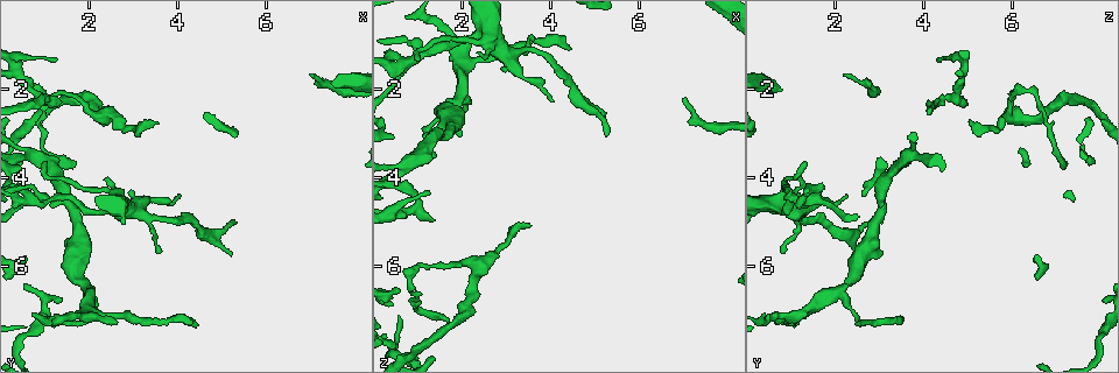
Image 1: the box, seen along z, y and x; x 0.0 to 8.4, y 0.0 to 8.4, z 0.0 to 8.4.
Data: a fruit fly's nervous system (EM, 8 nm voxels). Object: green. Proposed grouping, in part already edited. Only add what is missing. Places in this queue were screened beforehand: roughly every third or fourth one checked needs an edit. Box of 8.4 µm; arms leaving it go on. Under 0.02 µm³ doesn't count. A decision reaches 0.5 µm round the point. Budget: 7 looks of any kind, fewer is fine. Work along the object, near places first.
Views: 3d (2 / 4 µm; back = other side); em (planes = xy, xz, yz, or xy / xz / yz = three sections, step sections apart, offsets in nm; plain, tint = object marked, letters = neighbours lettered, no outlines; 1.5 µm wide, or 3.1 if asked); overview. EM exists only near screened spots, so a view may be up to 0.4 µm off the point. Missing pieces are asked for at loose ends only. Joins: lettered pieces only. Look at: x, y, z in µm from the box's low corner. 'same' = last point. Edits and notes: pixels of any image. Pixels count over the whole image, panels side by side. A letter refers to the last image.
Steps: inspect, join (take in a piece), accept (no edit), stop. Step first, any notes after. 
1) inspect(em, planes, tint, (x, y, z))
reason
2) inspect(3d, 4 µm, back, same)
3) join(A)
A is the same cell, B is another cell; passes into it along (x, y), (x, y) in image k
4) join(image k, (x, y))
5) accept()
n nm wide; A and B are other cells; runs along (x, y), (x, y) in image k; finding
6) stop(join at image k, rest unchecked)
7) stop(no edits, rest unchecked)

inspect(em, xz, step 8, letters, (2.40, 4.00, 1.25))
thick end

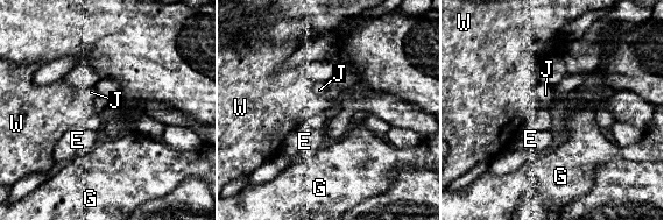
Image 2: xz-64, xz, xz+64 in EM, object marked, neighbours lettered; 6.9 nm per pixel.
inspect(em, planes, letters, same)

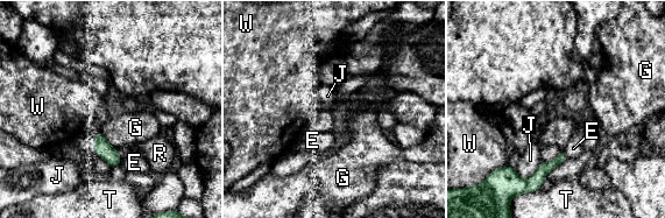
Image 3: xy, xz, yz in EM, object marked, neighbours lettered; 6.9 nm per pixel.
accept()
J touches over 200 nm; E, G, J, R, T and W are other cells; runs along (563, 156), (532, 182), (507, 169) in image 3; none of them fits

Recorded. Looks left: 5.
inspect(em, planes, letters, (2.60, 7.30, 0.75))
an open end

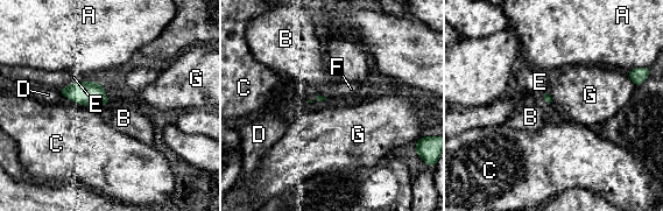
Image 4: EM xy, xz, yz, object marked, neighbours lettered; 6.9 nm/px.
join(F)
F is the same cell, A, B, C, D, E and G are other cells; passes into it along (547, 96), (543, 98), (538, 99) in image 4; it goes on there

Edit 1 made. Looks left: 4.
inspect(overview)
redraw

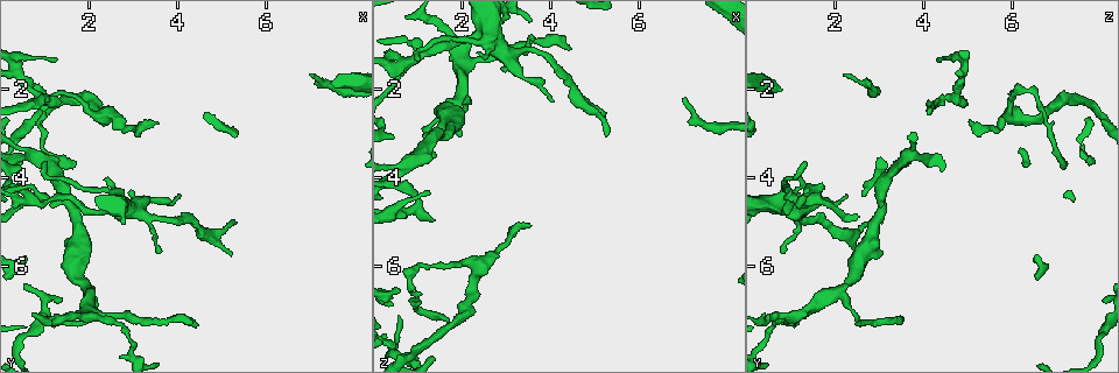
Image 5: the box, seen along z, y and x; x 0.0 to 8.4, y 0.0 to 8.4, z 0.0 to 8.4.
inspect(em, xz, step 4, letters, (1.30, 2.35, 5.00))
an open end

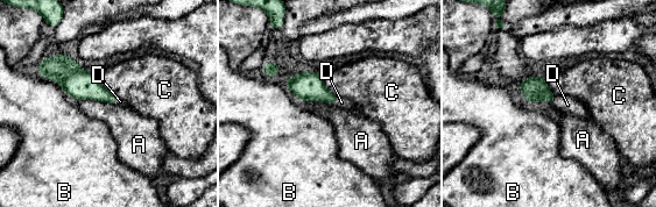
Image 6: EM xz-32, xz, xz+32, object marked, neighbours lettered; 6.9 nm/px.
inspect(em, planes, letters, same)

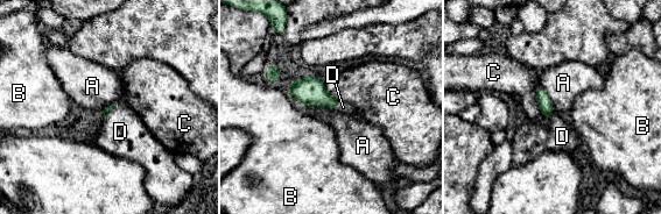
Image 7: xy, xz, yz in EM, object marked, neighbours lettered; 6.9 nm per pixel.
join(D)
D is the same cell, A, B and C are other cells; passes into it along (545, 104), (549, 115), (562, 136) in image 7; the cell continues

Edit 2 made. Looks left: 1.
stop(join at image 4, join at image 7, rest unchecked)

